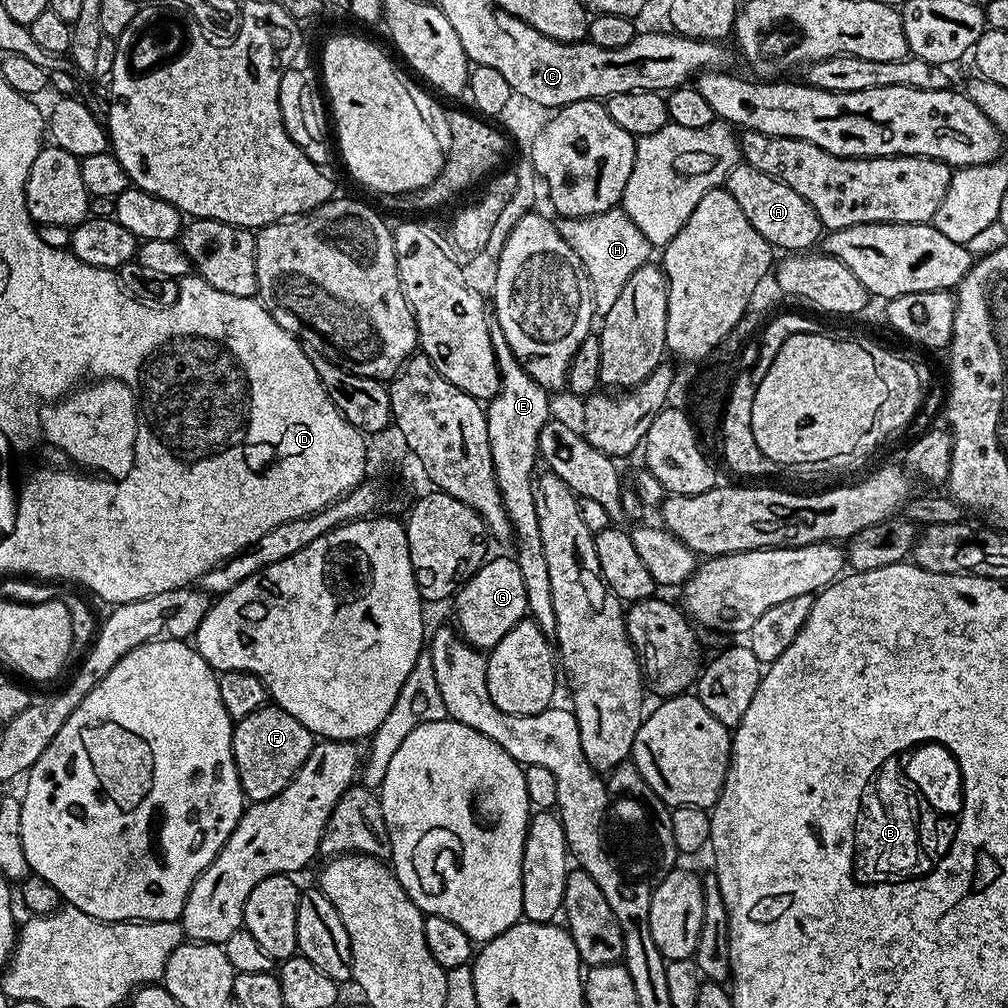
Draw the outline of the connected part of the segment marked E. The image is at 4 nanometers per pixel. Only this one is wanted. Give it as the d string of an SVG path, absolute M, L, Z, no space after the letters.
M495 322L490 323L490 342L494 346L500 371L498 394L486 404L494 474L498 482L498 490L502 494L502 502L506 506L506 514L512 523L512 536L514 541L516 540L514 558L518 562L518 570L522 570L522 582L526 586L528 616L535 620L545 636L552 638L556 635L554 598L550 595L550 570L546 567L542 532L538 530L534 487L536 464L538 466L539 432L550 419L548 413L550 393L547 388L538 386L538 382L530 378L530 374L526 374L526 370L514 358L514 350L510 350L510 342L506 342L506 334L502 334L502 330Z

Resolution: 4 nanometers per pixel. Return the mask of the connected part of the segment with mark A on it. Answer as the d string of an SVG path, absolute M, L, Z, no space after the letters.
M741 162L730 170L726 187L734 202L738 202L742 214L746 214L746 222L750 222L773 249L785 248L783 251L788 254L804 254L816 239L816 243L821 239L822 225L814 206L810 206L802 194L790 190L790 186L778 182L778 178L762 174L762 170Z

